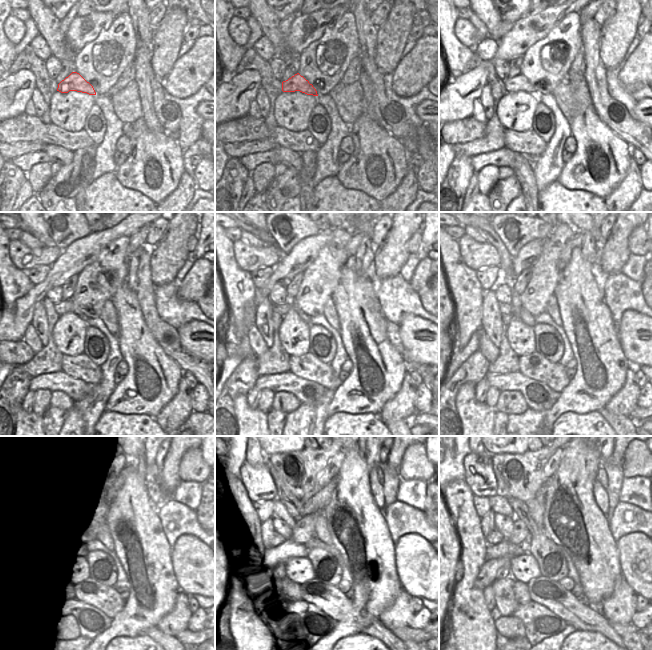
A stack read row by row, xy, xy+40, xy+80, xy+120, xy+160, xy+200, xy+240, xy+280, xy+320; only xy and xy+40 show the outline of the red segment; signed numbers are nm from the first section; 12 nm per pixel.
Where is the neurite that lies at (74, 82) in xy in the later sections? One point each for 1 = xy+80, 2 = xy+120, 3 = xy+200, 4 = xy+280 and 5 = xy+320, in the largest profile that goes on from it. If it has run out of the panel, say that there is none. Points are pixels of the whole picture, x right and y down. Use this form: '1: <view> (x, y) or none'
1: xy+80 (519, 83)
2: xy+120 (65, 306)
3: xy+200 (506, 309)
4: xy+280 (277, 539)
5: xy+320 (495, 537)

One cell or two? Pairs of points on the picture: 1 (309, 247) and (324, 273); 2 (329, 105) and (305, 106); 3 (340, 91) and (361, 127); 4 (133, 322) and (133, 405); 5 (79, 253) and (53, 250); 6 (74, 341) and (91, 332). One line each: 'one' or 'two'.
1: two
2: two
3: two
4: one
5: two
6: two

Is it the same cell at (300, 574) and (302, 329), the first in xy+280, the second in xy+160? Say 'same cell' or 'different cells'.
same cell

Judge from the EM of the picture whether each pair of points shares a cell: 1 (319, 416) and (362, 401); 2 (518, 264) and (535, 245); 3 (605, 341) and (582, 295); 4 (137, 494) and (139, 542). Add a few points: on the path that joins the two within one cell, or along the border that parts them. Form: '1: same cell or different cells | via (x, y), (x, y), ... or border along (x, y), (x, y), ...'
1: different cells | border along (334, 392), (326, 418)
2: same cell | via (523, 259), (532, 250)
3: same cell | via (594, 330), (588, 324), (585, 317), (585, 306)
4: same cell | via (137, 506), (137, 530)

